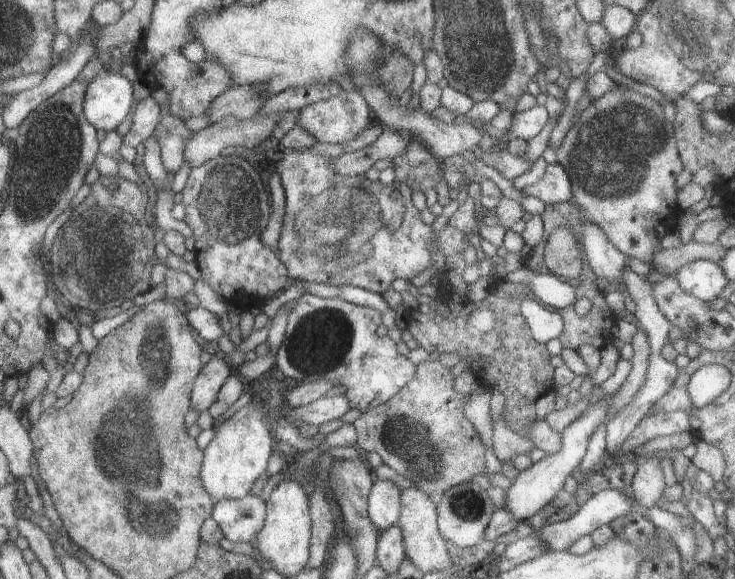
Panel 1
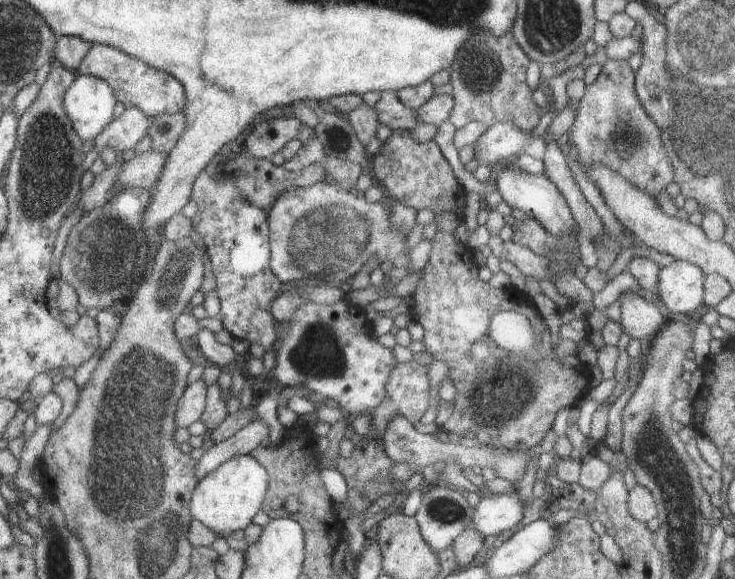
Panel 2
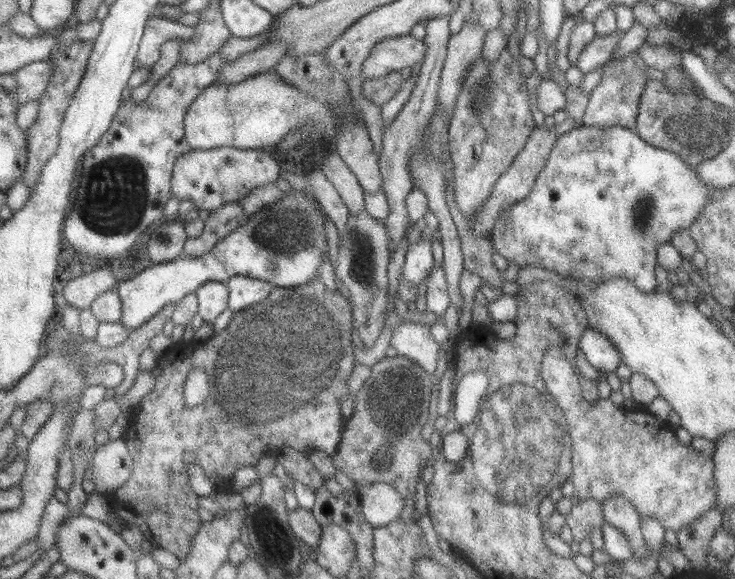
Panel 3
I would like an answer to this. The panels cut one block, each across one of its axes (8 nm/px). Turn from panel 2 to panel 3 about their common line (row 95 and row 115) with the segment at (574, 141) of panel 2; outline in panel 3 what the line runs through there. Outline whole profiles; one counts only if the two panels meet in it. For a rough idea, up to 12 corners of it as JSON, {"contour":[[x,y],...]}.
{"contour":[[607,62],[583,126],[636,128],[648,64]]}

